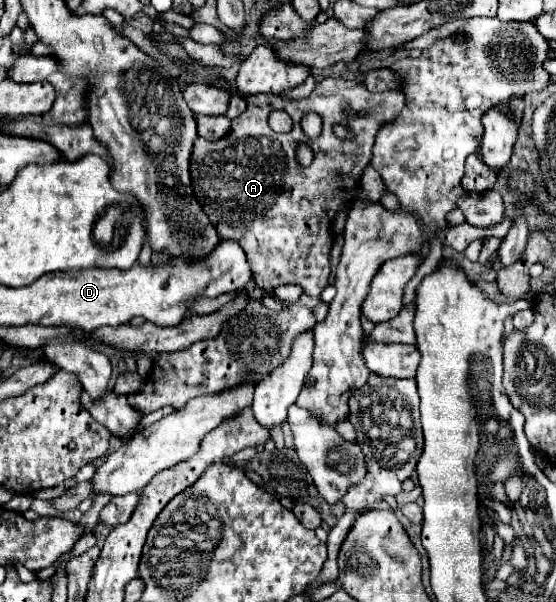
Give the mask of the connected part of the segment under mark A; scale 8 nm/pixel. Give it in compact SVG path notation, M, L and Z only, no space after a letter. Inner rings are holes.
M323 78L311 96L303 100L285 100L281 96L273 94L253 94L247 98L247 110L231 120L231 132L217 140L205 140L197 138L191 154L191 180L195 186L195 194L199 204L203 206L209 220L217 226L217 232L225 240L237 242L253 268L253 280L255 284L271 294L275 288L283 284L297 284L303 288L303 294L311 298L321 298L321 292L329 284L329 252L333 246L331 226L337 218L337 212L341 206L349 206L359 196L359 182L365 172L365 168L371 164L371 148L377 136L377 130L385 122L393 122L397 114L401 114L405 106L405 94L401 90L387 90L383 94L369 92L361 82L351 82L343 78ZM273 108L285 108L289 116L293 118L293 130L289 134L277 134L269 128L267 116ZM371 108L375 110L373 116L359 116L359 110ZM305 112L317 112L323 118L323 132L317 140L309 140L299 120ZM333 124L345 124L355 132L353 142L341 142L333 136ZM307 144L311 146L315 158L309 166L301 166L297 160L297 146Z

